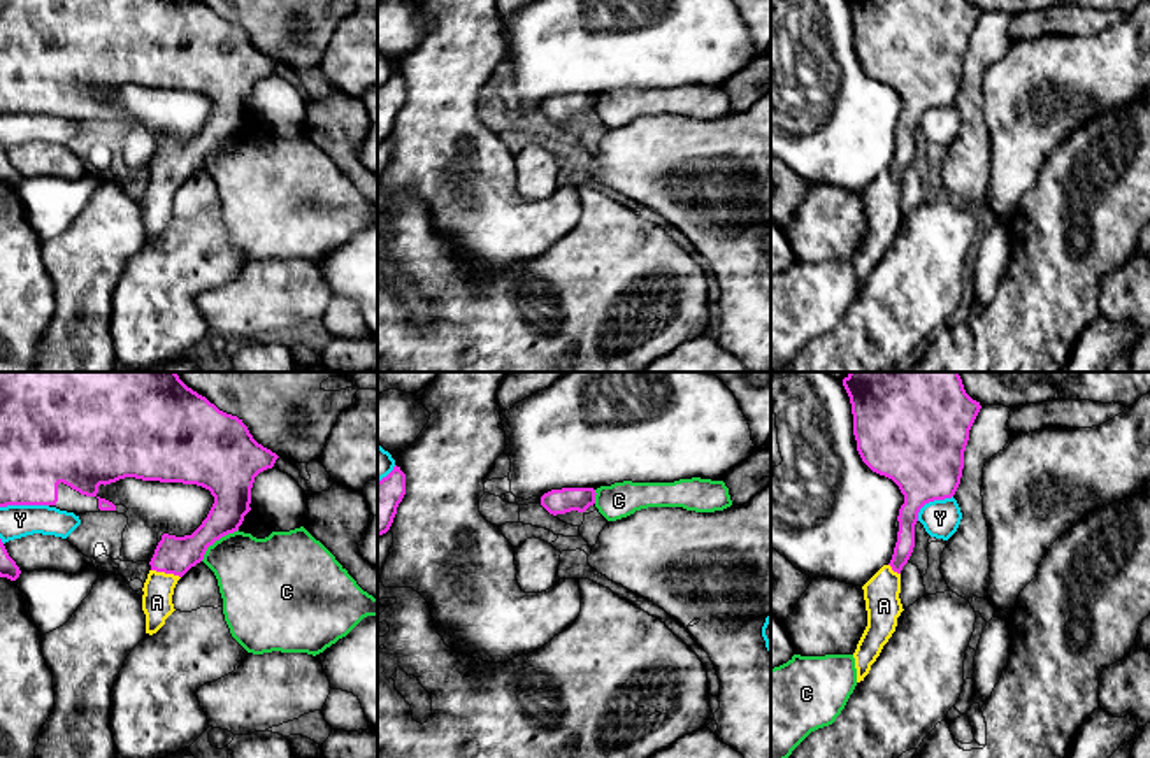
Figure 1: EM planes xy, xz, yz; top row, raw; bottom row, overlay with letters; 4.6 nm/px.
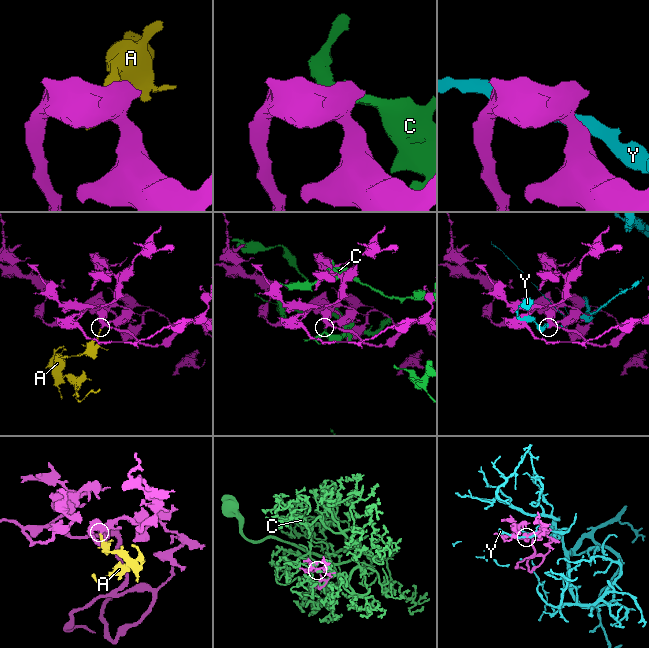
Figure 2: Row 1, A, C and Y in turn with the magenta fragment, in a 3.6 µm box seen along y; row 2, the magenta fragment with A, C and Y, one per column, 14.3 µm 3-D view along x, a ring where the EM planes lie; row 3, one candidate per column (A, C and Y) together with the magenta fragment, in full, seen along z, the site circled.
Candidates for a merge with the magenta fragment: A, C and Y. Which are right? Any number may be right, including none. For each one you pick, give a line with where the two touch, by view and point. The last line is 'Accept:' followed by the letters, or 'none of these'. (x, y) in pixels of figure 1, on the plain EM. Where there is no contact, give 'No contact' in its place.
A: Touches magenta at xy (165, 179)
Accept: A

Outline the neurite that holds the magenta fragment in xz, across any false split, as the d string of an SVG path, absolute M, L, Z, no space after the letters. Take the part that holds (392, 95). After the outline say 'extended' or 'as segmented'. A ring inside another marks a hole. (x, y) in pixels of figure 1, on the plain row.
M395 72L386 84L377 88L377 144L390 137L404 102L406 81Z; as segmented

